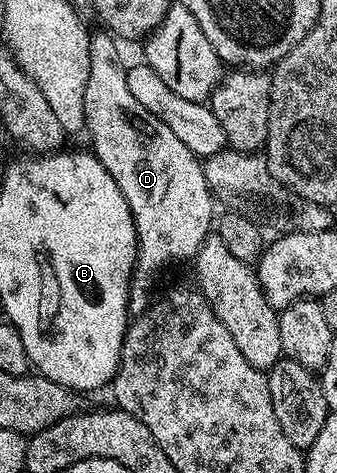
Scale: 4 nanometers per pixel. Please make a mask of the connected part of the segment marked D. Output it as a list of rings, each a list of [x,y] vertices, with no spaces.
[[[109,32],[94,33],[90,39],[90,58],[88,59],[88,83],[84,83],[84,129],[90,132],[92,152],[100,164],[116,179],[116,187],[128,199],[128,207],[134,216],[134,226],[138,236],[138,264],[134,267],[134,276],[130,278],[129,312],[137,315],[145,313],[151,304],[150,288],[153,277],[165,265],[173,261],[186,261],[198,256],[198,248],[206,237],[211,236],[212,222],[216,217],[216,197],[205,181],[202,161],[194,156],[171,129],[164,127],[156,115],[144,111],[140,103],[128,91],[126,78],[127,62],[122,62],[122,53],[118,50],[119,42]]]

